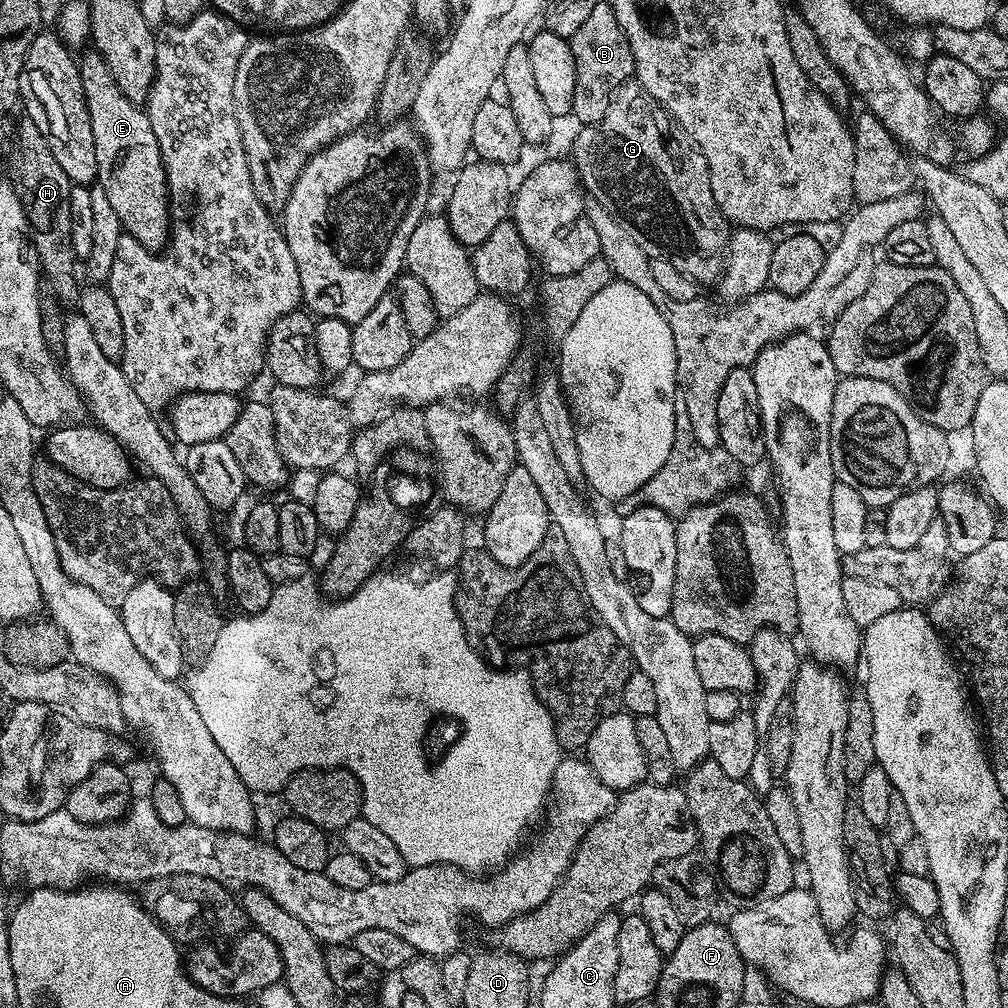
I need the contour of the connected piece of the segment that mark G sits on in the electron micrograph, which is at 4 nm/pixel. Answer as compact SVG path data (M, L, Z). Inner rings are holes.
M635 82L623 84L621 88L612 95L612 101L604 117L593 124L583 125L579 131L580 133L577 134L576 141L572 144L570 159L576 166L576 172L580 175L580 182L585 193L587 193L591 199L597 200L597 202L620 223L622 230L626 230L626 234L630 234L630 238L634 238L634 242L638 242L638 246L642 246L642 250L645 254L652 257L653 260L669 260L674 266L685 269L689 278L695 280L697 285L715 285L724 271L724 262L728 255L730 224L714 200L714 193L710 186L708 163L706 162L704 153L692 143L692 137L678 127L676 121L669 116L668 111L665 110L641 84Z

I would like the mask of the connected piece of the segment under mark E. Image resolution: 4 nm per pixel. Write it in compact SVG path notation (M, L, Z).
M89 50L79 57L80 77L82 78L82 94L86 98L86 110L90 114L90 131L94 133L94 158L96 159L96 180L98 187L106 194L114 214L118 214L121 229L134 237L142 246L151 252L160 252L170 239L170 217L168 214L168 179L164 173L164 159L160 154L158 138L154 138L154 126L150 126L147 111L141 105L130 102L122 90L118 90L118 82L114 82L114 74L110 74L110 66L100 57L99 52Z

